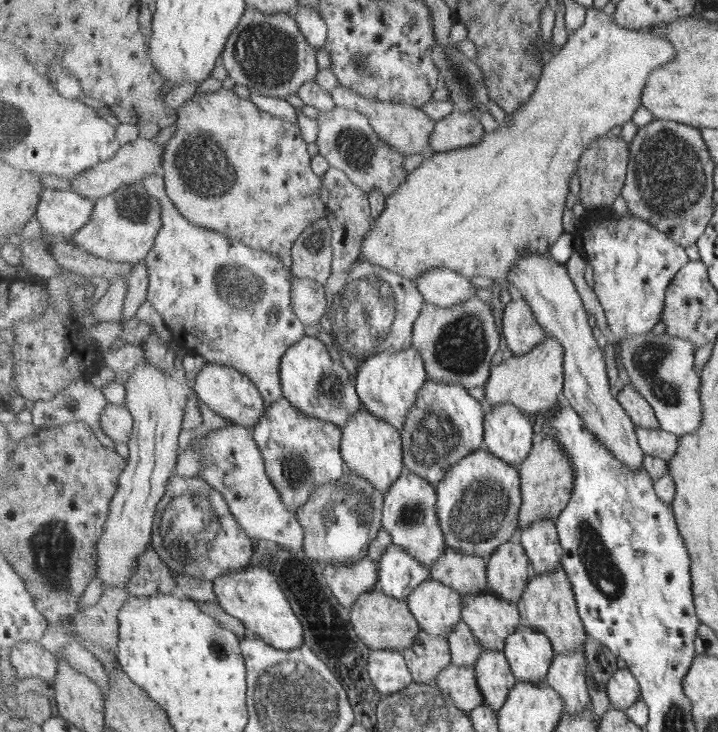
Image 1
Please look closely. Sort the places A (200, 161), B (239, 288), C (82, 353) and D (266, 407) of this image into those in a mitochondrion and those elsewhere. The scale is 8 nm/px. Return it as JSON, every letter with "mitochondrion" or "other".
{"A":"mitochondrion","B":"mitochondrion","C":"other","D":"other"}

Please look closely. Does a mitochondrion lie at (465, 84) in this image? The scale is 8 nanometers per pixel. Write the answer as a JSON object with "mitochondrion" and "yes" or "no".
{"mitochondrion":"yes"}

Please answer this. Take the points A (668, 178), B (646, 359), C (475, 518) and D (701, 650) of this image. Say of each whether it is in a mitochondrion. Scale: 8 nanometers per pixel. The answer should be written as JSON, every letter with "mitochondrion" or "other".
{"A":"mitochondrion","B":"mitochondrion","C":"mitochondrion","D":"other"}

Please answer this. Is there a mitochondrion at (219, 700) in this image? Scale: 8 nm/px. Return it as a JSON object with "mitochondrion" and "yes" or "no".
{"mitochondrion":"no"}

